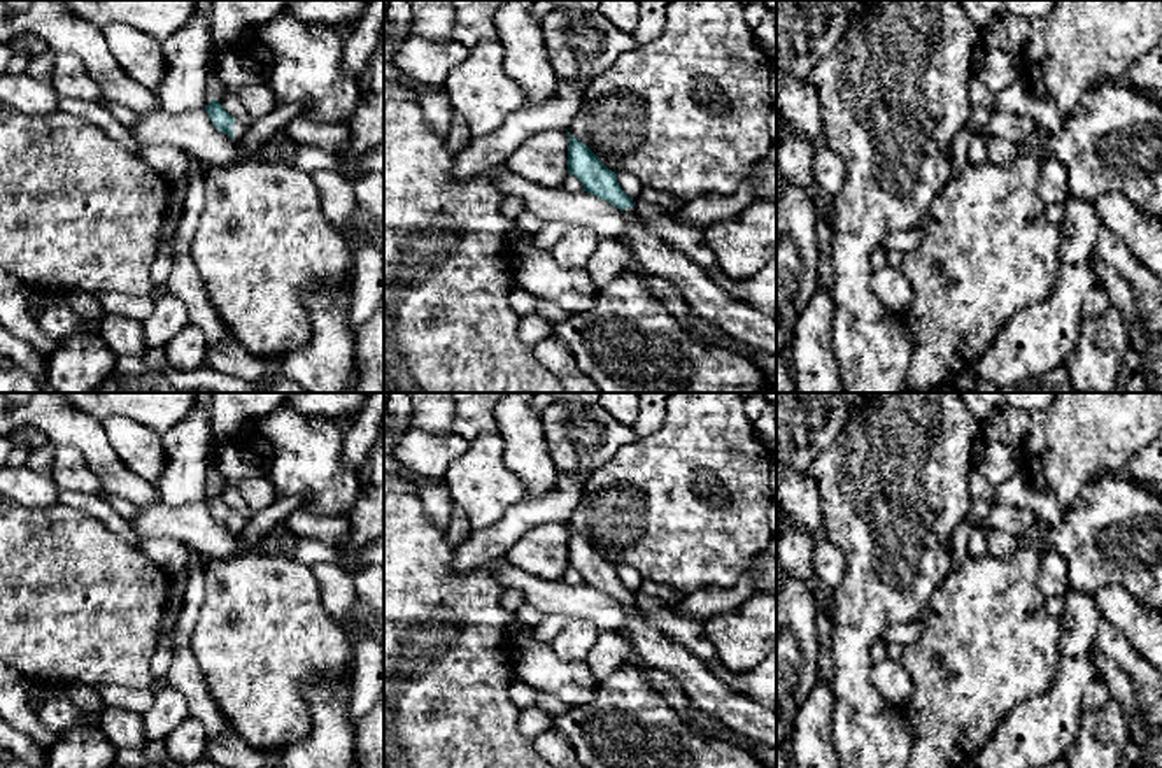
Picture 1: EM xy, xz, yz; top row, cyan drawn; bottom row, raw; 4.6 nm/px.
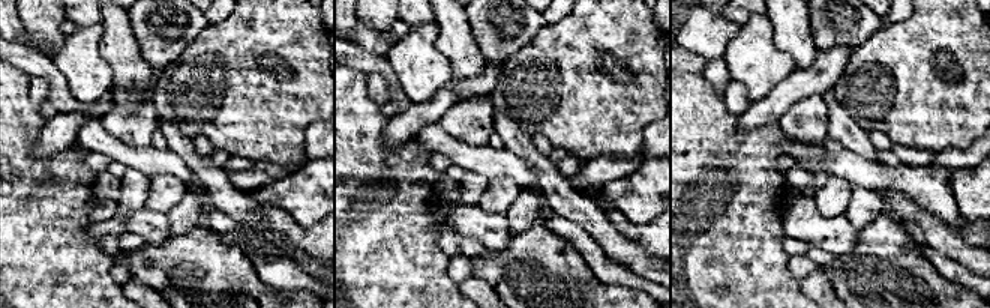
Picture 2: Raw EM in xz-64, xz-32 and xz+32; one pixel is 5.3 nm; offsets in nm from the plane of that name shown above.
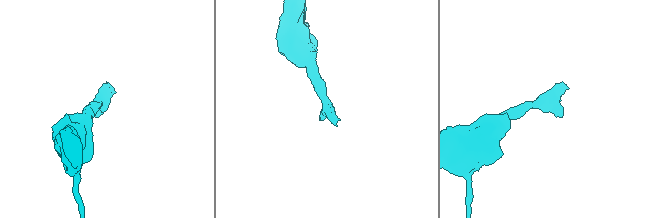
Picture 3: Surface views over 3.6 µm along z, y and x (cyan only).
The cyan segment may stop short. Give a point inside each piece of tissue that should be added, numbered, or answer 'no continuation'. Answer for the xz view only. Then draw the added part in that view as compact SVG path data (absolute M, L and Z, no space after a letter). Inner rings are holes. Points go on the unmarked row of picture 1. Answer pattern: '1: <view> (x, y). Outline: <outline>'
1: xz (708, 693). Outline: M634 598L624 605L631 614L626 633L638 663L666 672L696 708L710 714L736 735L776 749L776 710L734 693L696 656L661 635L643 619Z

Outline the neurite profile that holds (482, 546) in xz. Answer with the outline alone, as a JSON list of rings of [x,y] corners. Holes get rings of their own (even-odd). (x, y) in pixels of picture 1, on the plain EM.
[[[559,473],[547,494],[526,496],[505,516],[485,530],[473,530],[471,535],[454,547],[452,570],[471,572],[478,565],[505,558],[510,547],[529,530],[545,523],[570,521],[578,507],[589,473]]]

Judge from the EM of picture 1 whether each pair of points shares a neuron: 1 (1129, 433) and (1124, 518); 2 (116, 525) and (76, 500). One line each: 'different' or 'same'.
1: different
2: same

